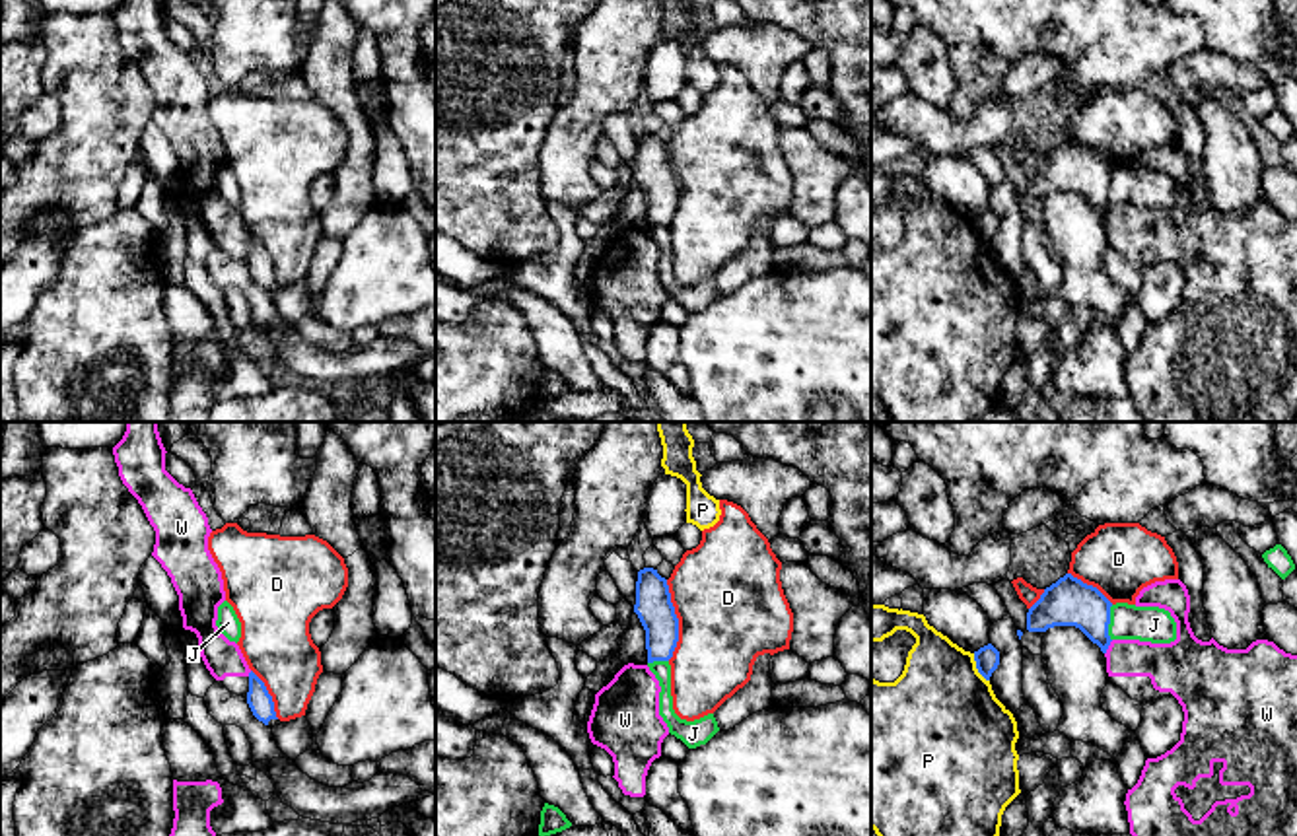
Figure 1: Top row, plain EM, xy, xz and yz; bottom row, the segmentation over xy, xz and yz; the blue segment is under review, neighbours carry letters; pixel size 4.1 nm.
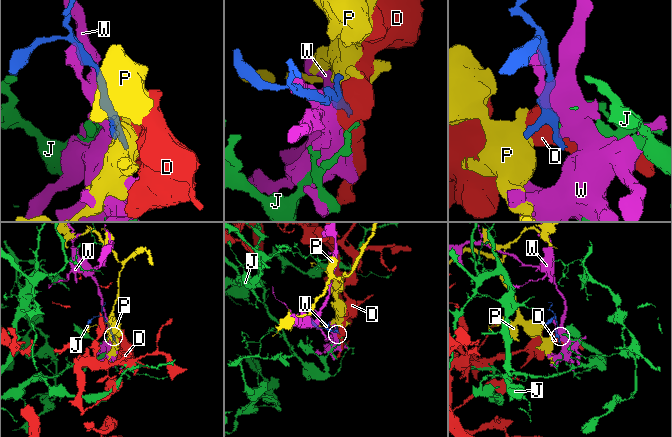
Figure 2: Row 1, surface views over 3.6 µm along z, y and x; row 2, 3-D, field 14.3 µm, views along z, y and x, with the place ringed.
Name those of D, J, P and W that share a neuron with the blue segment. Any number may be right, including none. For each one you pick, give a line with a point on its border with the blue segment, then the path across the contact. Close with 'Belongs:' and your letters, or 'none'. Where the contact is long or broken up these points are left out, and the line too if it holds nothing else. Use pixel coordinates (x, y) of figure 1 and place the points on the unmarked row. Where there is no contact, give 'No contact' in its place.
Belongs: none

